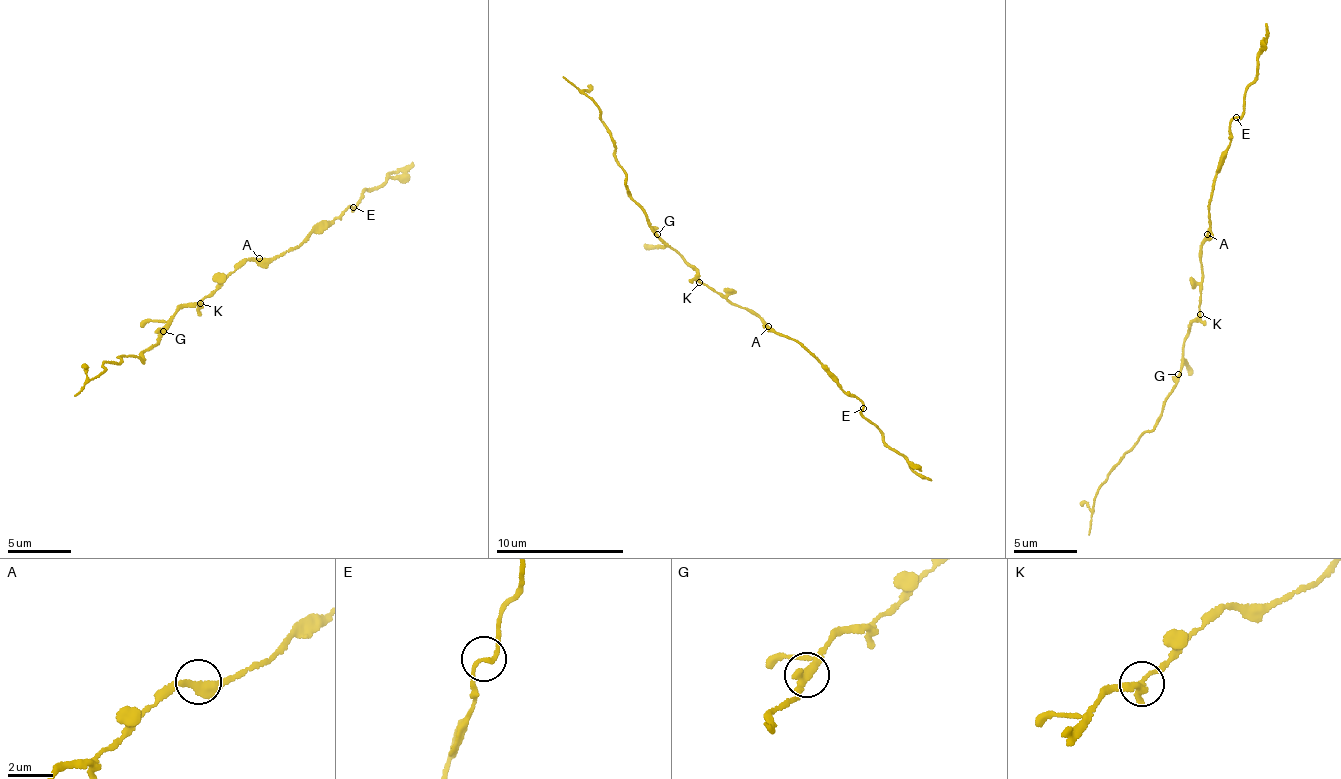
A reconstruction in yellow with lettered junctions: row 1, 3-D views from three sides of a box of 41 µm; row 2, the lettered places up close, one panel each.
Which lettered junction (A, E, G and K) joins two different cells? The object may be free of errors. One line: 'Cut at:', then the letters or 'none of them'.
Cut at: none of them

